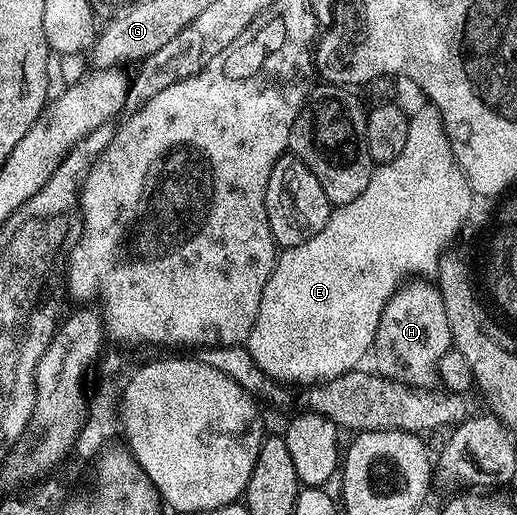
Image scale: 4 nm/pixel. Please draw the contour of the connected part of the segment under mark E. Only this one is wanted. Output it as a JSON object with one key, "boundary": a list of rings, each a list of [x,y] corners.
{"boundary":[[[423,106],[418,108],[416,112],[414,110],[411,112],[408,120],[408,132],[406,133],[406,146],[402,148],[402,153],[398,153],[398,157],[394,157],[392,163],[379,164],[373,170],[366,189],[362,189],[362,193],[358,193],[358,197],[354,197],[354,201],[333,206],[326,225],[322,225],[322,229],[318,229],[318,233],[314,233],[314,237],[310,237],[310,241],[304,241],[302,245],[297,247],[281,250],[277,254],[274,269],[262,289],[262,301],[258,309],[258,317],[254,321],[252,331],[248,334],[246,340],[248,352],[254,357],[258,369],[265,371],[277,383],[285,385],[293,385],[292,383],[300,383],[299,385],[325,383],[327,379],[342,377],[346,373],[357,370],[363,364],[360,362],[367,355],[369,358],[372,343],[376,339],[378,323],[392,295],[396,294],[401,286],[400,279],[406,278],[407,275],[420,277],[423,271],[429,271],[433,268],[433,264],[436,263],[437,251],[440,250],[440,247],[443,247],[445,240],[449,239],[449,235],[456,231],[457,223],[460,223],[460,220],[464,218],[465,211],[468,210],[468,189],[464,185],[464,180],[457,174],[456,167],[453,167],[448,145],[444,142],[442,130],[444,122],[436,107]]]}

